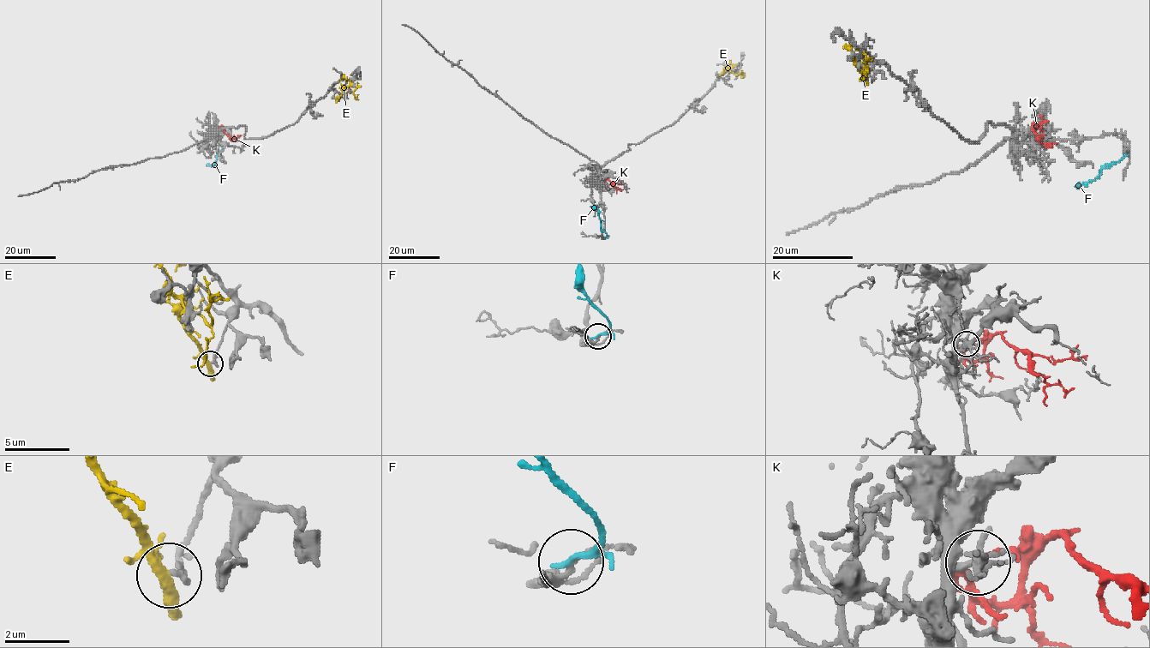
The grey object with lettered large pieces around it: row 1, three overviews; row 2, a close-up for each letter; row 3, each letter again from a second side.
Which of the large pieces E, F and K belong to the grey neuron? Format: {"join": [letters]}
{"join": ["K"]}

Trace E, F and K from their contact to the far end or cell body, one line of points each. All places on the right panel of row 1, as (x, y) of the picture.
E: (866, 80), (857, 66), (858, 59), (867, 70), (864, 78), (864, 72)
F: (1126, 152), (1111, 164), (1105, 165), (1094, 179), (1076, 184)
K: (1037, 128), (1033, 130), (1038, 138), (1045, 145), (1049, 144), (1050, 147)

